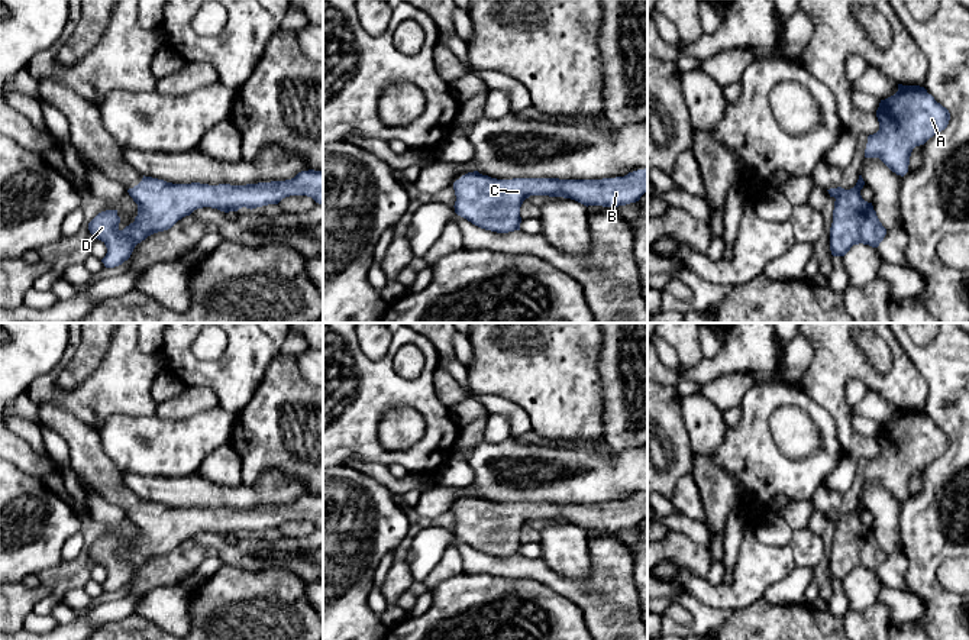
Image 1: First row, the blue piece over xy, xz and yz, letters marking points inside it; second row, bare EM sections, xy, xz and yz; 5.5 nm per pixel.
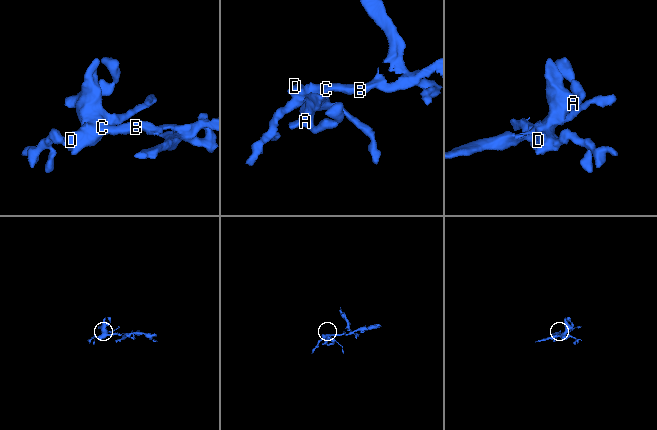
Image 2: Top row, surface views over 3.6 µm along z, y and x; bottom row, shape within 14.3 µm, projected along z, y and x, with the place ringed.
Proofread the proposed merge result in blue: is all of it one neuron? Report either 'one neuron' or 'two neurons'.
one neuron

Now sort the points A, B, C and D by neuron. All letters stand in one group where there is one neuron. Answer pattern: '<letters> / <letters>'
A B C D

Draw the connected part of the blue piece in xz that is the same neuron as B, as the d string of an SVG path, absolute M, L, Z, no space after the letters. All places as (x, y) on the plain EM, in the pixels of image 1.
M647 492L603 504L497 504L474 495L456 504L453 514L458 540L481 553L508 557L520 555L520 531L530 520L571 523L587 531L636 527L647 517Z

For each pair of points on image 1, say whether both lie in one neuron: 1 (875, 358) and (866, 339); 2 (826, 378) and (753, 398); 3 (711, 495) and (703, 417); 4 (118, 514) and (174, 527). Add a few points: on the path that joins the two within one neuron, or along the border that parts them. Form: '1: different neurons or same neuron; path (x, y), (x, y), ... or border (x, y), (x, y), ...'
1: same neuron; path (875, 354), (871, 343)
2: different neurons; border (800, 384), (824, 409)
3: same neuron; path (709, 477), (704, 466), (704, 436)
4: different neurons; border (100, 494), (118, 504), (128, 516)

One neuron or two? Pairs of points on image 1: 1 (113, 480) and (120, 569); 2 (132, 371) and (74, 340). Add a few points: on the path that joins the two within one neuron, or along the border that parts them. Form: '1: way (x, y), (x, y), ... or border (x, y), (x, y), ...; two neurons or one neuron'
1: way (129, 501), (145, 517), (145, 545), (142, 548); one neuron
2: way (102, 394), (63, 396), (52, 385), (55, 371); one neuron

